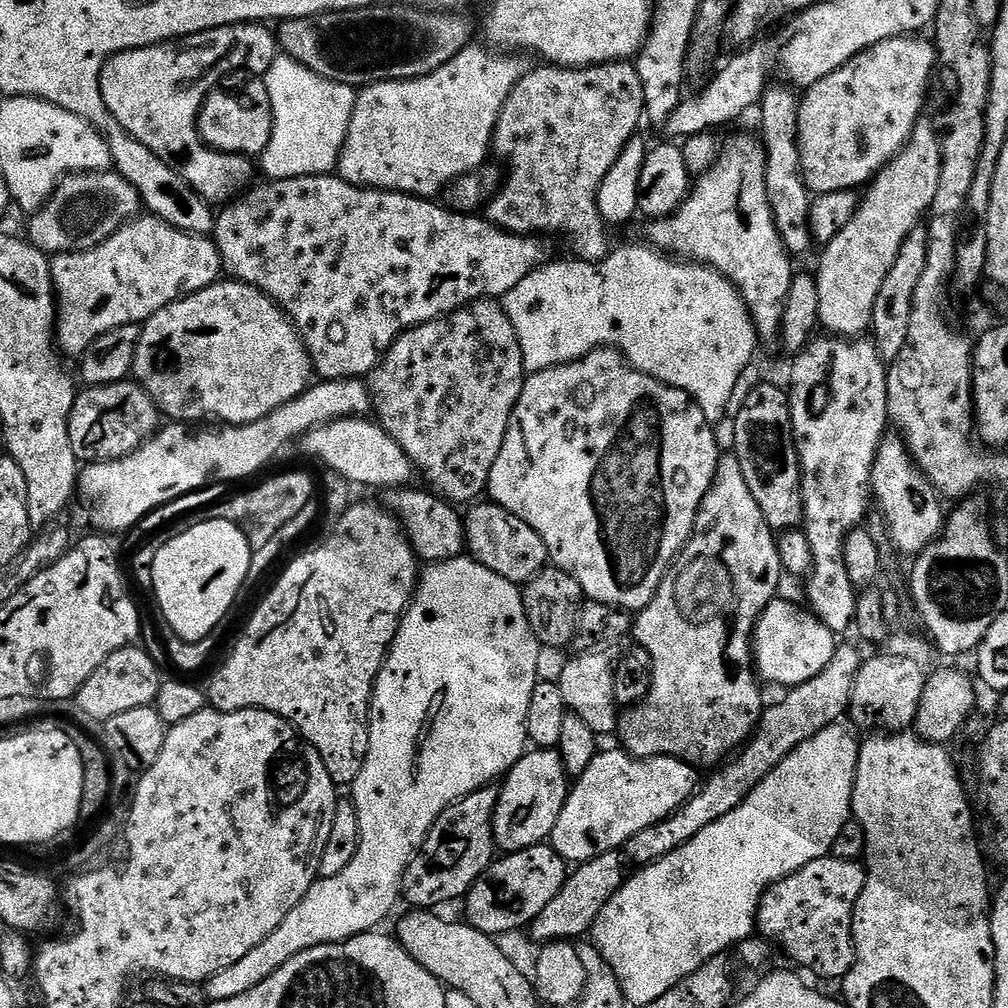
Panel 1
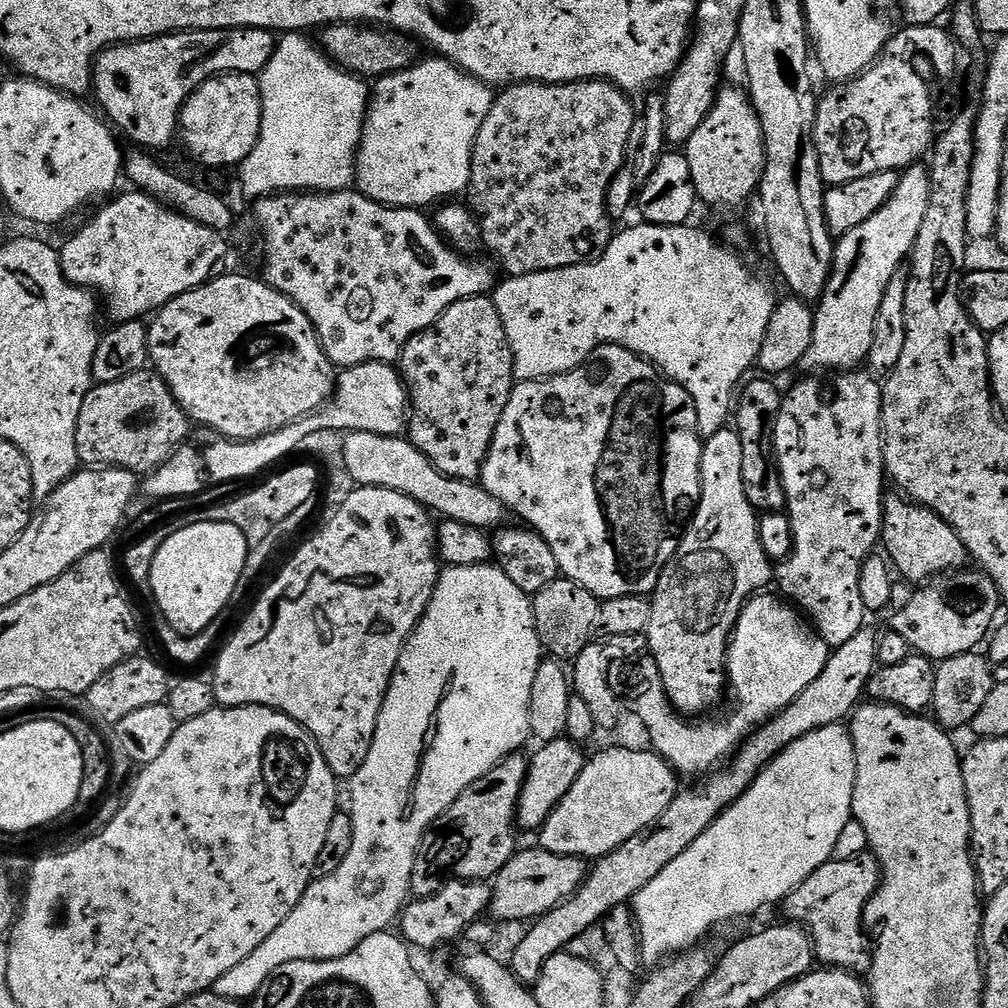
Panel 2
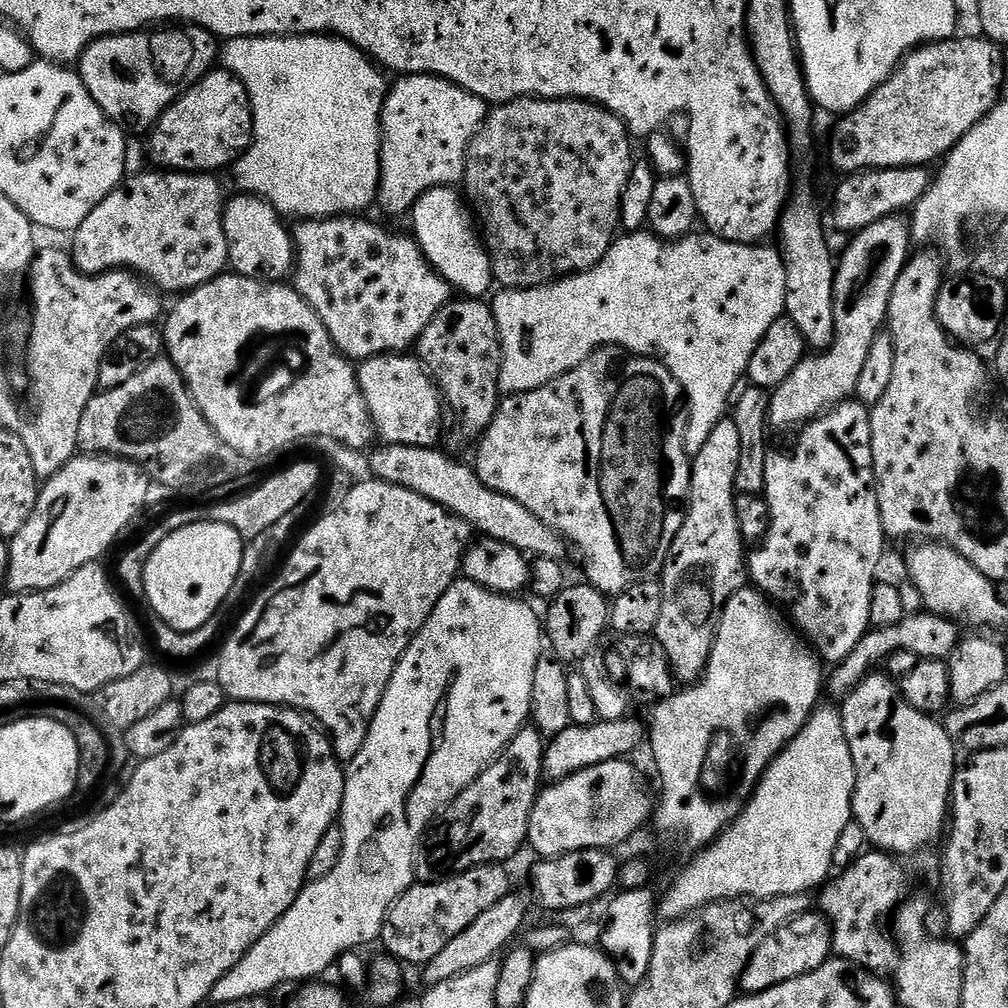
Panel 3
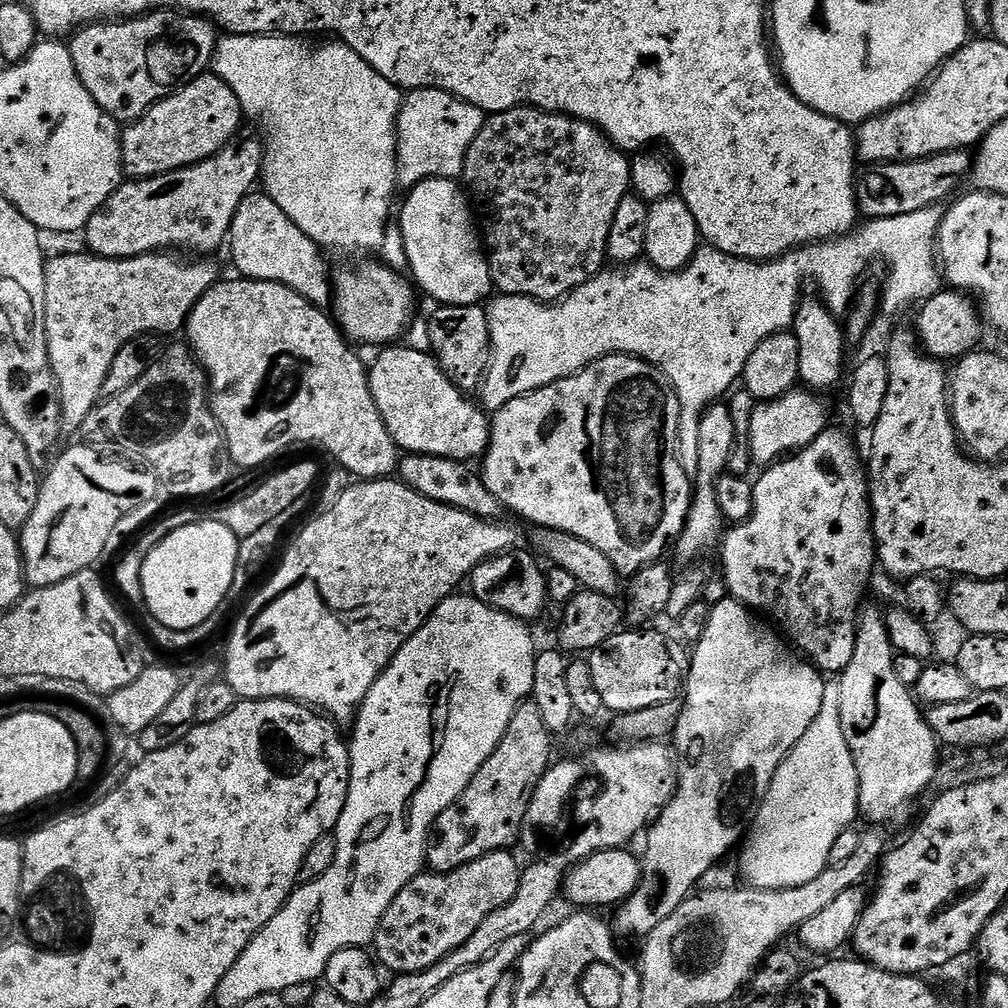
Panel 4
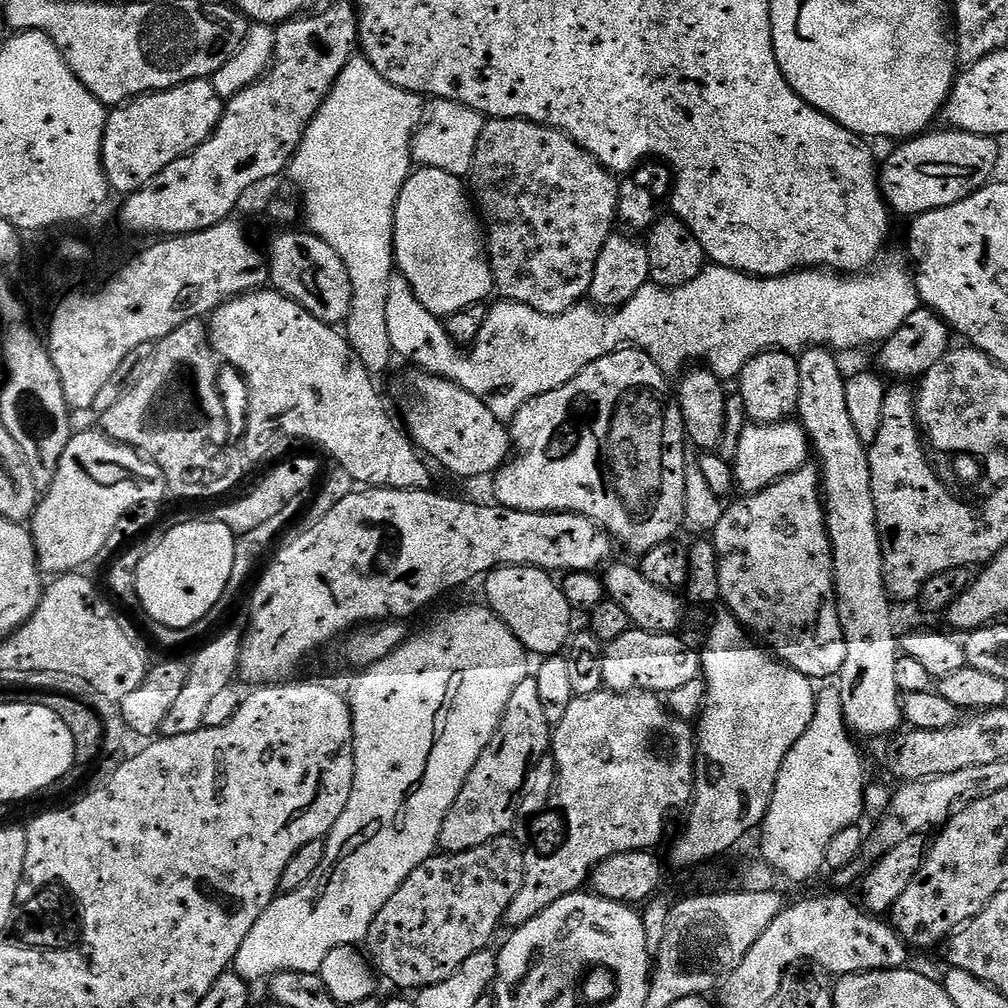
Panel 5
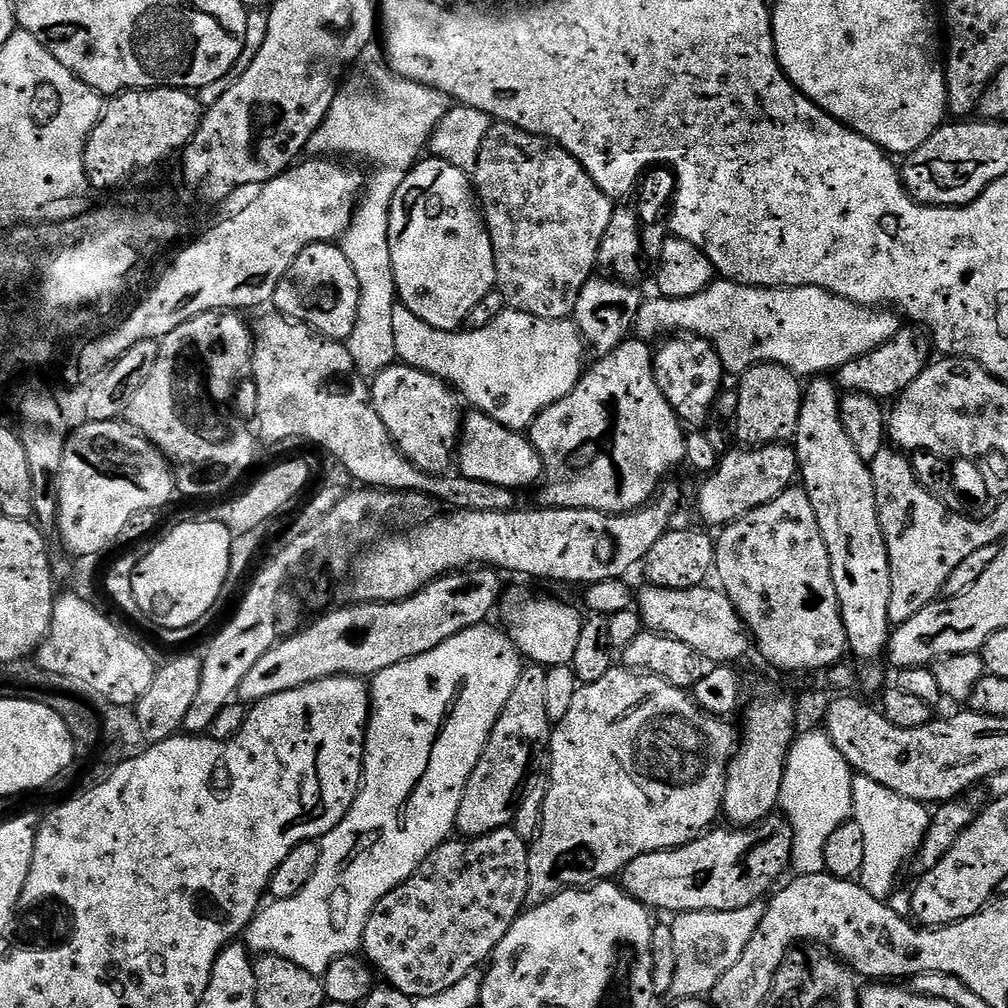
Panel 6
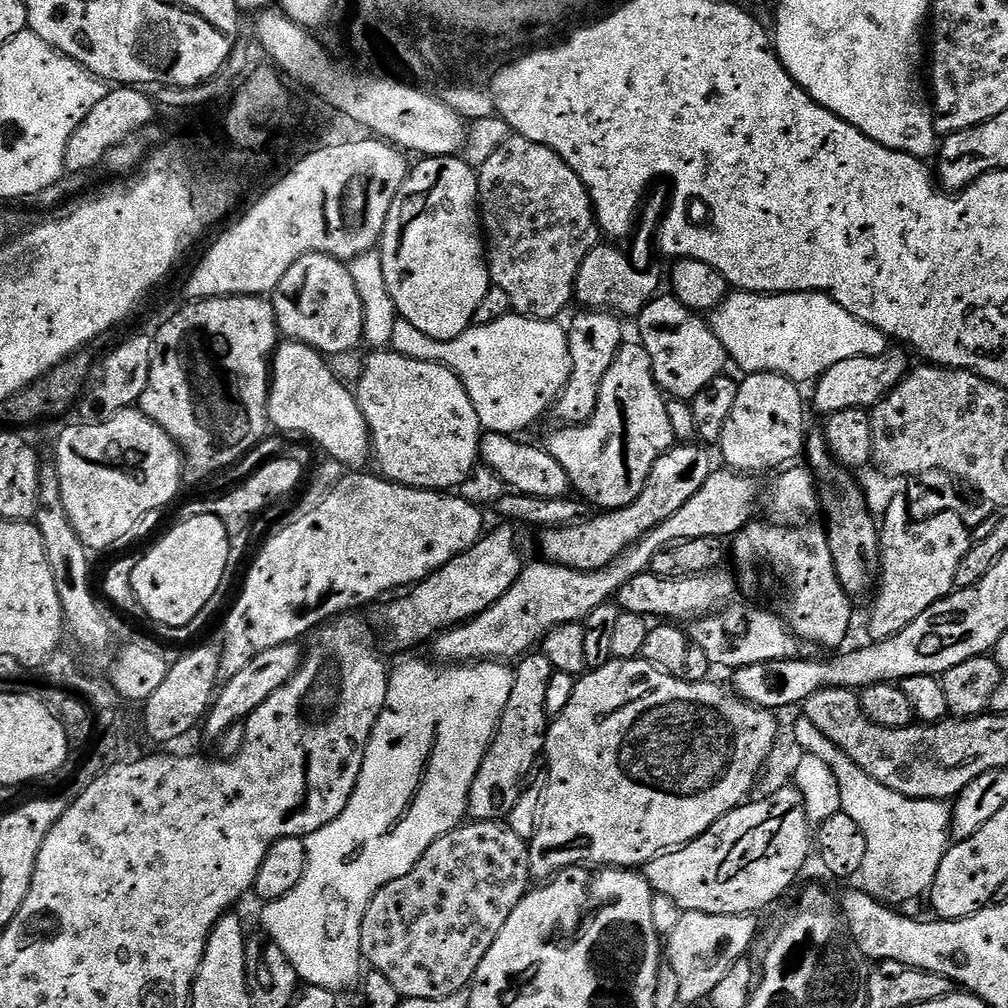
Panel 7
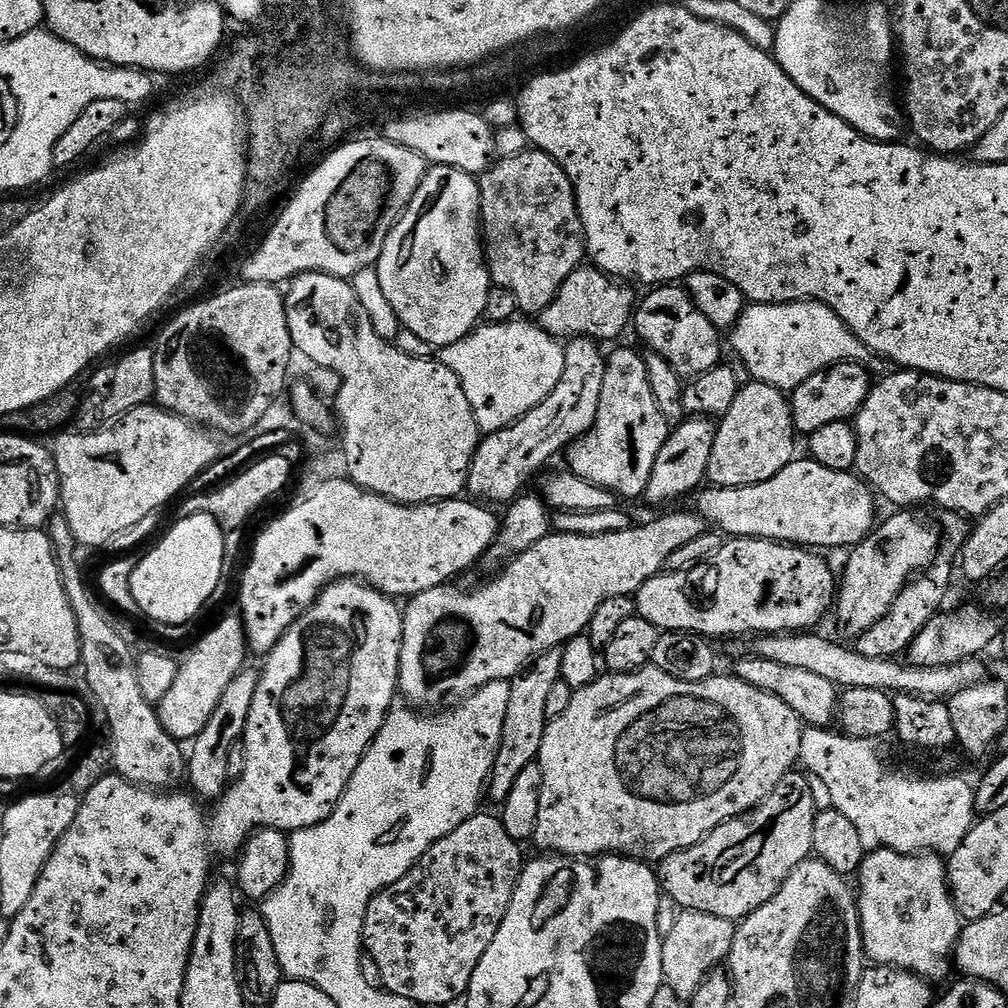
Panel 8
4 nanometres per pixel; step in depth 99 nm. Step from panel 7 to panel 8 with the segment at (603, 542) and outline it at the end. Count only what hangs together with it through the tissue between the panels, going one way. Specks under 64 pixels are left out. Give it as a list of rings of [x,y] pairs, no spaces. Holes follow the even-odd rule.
[[[685,418],[669,431],[656,465],[650,474],[643,499],[652,504],[668,504],[679,496],[691,497],[705,483],[710,466],[710,450],[714,450],[716,424],[708,418]]]

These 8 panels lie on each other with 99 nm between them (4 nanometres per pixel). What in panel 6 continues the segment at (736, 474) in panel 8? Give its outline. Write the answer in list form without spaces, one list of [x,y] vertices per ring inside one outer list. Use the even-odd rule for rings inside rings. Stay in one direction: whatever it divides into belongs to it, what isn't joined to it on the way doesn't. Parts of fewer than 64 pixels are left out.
[[[755,364],[740,376],[738,406],[734,423],[741,445],[763,446],[791,441],[796,435],[798,414],[802,410],[804,388],[801,377],[781,364]]]

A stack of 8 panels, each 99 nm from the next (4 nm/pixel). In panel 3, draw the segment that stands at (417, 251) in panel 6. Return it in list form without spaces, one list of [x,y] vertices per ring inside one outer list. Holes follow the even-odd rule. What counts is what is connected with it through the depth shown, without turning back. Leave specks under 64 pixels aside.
[[[455,187],[426,190],[426,194],[422,194],[422,198],[418,198],[418,202],[413,206],[411,220],[410,232],[416,245],[428,259],[430,267],[452,289],[468,298],[484,298],[493,291],[492,263],[488,250],[484,247],[471,207]]]

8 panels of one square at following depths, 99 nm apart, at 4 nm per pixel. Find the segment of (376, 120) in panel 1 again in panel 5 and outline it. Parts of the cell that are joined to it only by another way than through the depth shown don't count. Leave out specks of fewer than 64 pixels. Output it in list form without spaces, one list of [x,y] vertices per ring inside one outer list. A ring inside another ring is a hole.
[[[433,99],[416,135],[412,137],[412,159],[417,165],[446,170],[446,174],[467,177],[472,170],[478,134],[482,134],[485,116],[465,104],[453,100]]]

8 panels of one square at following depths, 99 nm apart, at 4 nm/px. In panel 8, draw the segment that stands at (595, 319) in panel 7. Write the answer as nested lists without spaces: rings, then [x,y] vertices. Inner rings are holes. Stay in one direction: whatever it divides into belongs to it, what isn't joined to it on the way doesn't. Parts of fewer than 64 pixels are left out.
[[[577,336],[564,344],[564,369],[558,386],[542,403],[500,432],[489,432],[481,439],[472,465],[468,467],[468,487],[477,501],[511,502],[525,491],[524,483],[556,455],[590,431],[602,402],[602,382],[606,382],[606,352],[589,336]]]

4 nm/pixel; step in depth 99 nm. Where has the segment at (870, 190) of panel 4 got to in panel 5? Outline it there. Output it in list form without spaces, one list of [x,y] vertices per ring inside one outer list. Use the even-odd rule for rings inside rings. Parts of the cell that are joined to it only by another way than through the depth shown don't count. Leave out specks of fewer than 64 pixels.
[[[949,127],[948,132],[928,130],[923,134],[901,143],[889,154],[878,168],[880,177],[880,193],[884,195],[884,203],[893,213],[907,218],[921,216],[923,212],[933,212],[946,206],[954,206],[993,179],[996,167],[1000,164],[1000,148],[997,137],[970,134],[957,128]]]

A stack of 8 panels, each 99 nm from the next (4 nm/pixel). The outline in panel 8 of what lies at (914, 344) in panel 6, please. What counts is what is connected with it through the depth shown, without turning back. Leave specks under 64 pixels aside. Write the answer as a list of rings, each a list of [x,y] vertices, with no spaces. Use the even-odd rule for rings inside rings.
[[[860,362],[833,364],[831,368],[806,378],[802,386],[793,388],[790,403],[797,433],[810,434],[814,430],[822,430],[822,426],[830,422],[851,421],[862,402],[866,402],[868,391],[873,385],[873,381],[868,380],[868,372],[864,367],[865,365]]]

